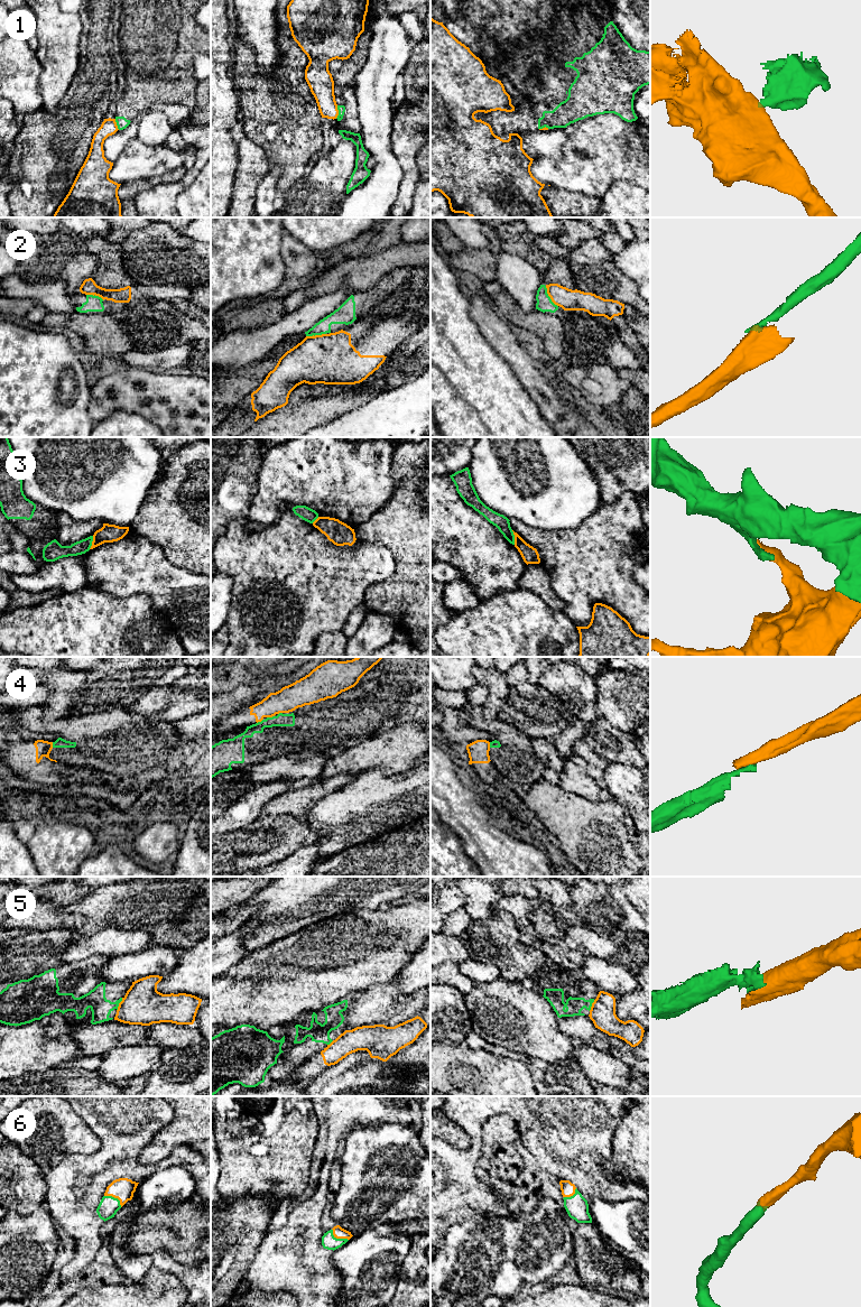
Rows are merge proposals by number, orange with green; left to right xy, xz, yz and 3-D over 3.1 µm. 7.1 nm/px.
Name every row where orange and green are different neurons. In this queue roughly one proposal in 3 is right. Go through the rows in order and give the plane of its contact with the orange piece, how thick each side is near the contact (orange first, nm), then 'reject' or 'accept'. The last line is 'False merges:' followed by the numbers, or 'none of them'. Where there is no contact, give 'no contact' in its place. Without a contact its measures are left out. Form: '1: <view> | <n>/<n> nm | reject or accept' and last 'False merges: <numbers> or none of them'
1: xz | 180/50 nm | reject
2: yz | 150/110 nm | reject
3: yz | 120/100 nm | reject
4: xz | 180/100 nm | reject
5: xy | 280/150 nm | reject
6: xz | 80/100 nm | accept
False merges: 1, 2, 3, 4, 5

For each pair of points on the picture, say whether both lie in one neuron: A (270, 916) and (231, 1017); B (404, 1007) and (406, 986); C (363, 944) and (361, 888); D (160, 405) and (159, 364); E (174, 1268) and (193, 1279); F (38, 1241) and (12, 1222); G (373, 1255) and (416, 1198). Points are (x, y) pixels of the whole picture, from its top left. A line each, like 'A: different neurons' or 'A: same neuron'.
A: different neurons
B: different neurons
C: different neurons
D: different neurons
E: same neuron
F: same neuron
G: different neurons

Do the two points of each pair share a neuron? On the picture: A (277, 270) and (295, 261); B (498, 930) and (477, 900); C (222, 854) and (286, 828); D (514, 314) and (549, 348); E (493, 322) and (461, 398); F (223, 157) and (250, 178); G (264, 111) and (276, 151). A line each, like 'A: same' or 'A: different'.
A: different
B: different
C: same
D: same
E: different
F: different
G: same

